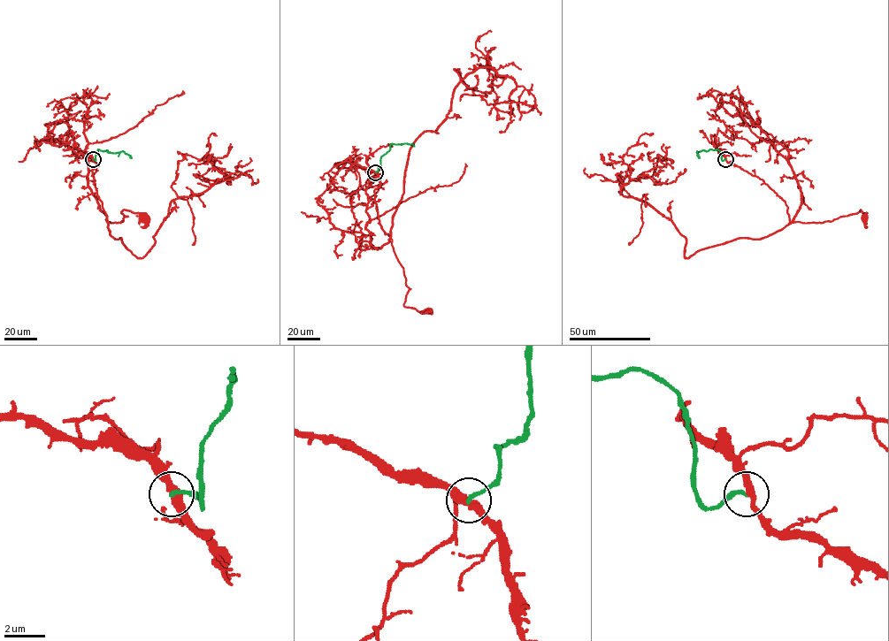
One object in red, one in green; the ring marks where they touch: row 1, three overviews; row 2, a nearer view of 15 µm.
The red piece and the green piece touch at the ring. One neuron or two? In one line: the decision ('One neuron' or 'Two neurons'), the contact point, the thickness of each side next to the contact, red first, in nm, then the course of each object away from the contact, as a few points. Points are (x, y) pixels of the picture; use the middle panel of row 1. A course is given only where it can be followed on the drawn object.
Two neurons. Place: (375, 172). Thickness 360 nm (red) against 190 nm. Course of red: (376, 172), (379, 224), (391, 237), (409, 288), (403, 305), (428, 310). Course of green: (376, 172), (380, 166), (380, 157), (390, 149), (391, 144), (412, 143), (414, 146)

